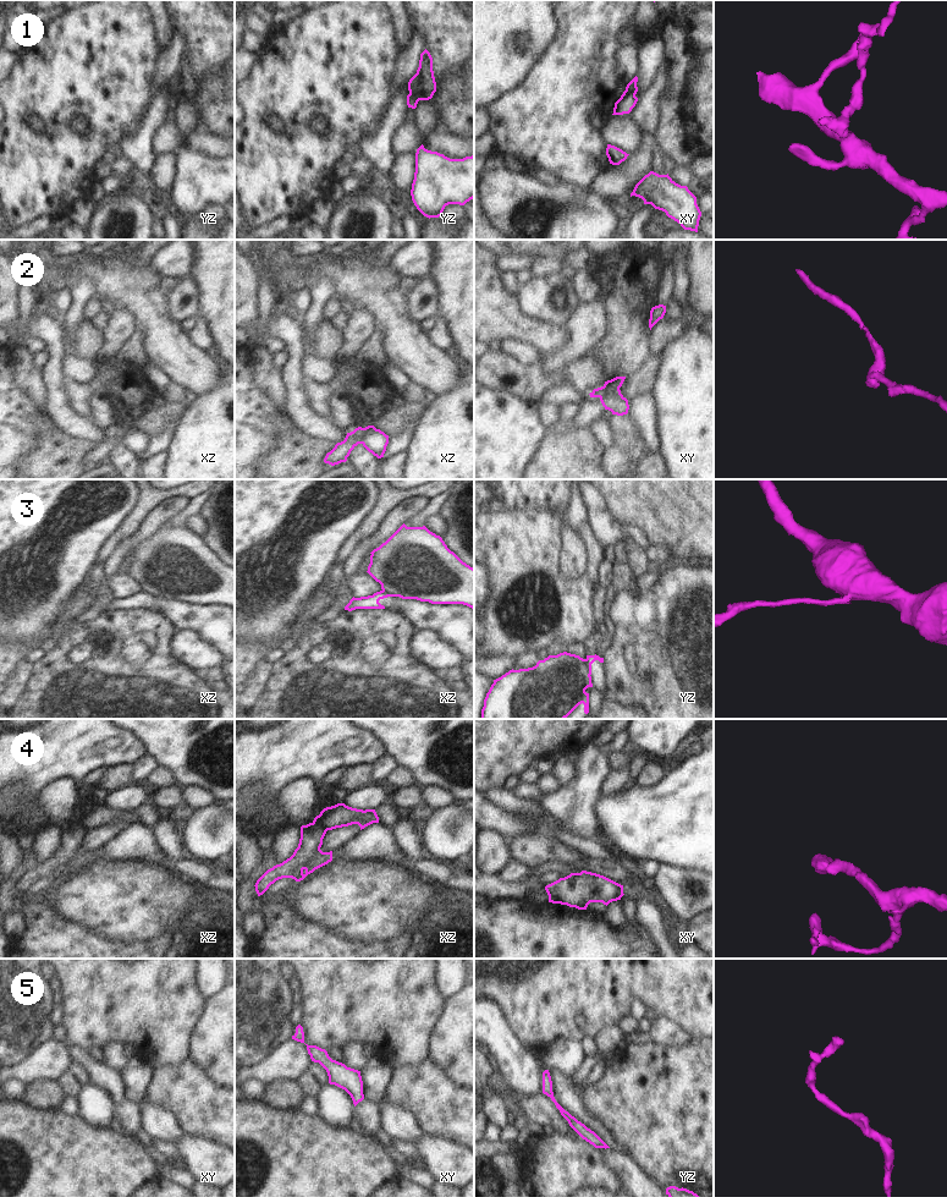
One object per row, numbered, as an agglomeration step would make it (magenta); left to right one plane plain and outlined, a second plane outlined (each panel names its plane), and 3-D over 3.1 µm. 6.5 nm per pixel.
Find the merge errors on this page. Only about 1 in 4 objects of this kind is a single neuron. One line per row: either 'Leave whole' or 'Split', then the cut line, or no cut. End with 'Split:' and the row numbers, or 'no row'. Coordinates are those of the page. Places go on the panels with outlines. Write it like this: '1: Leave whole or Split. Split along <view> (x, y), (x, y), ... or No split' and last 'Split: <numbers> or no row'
1: Split. Split along yz (409, 93), (418, 100)
2: Split. Split along xz (361, 428), (362, 443)
3: Split. Split along yz (584, 659), (590, 674)
4: Split. Split along xz (313, 822), (326, 830)
5: Leave whole. No split
Split: 1, 2, 3, 4.

